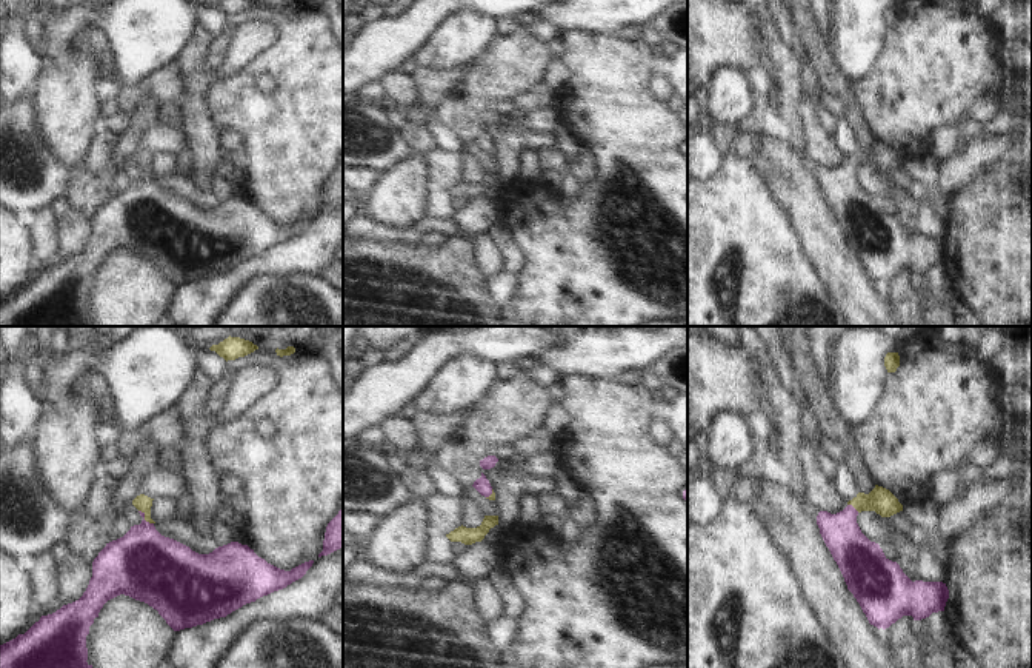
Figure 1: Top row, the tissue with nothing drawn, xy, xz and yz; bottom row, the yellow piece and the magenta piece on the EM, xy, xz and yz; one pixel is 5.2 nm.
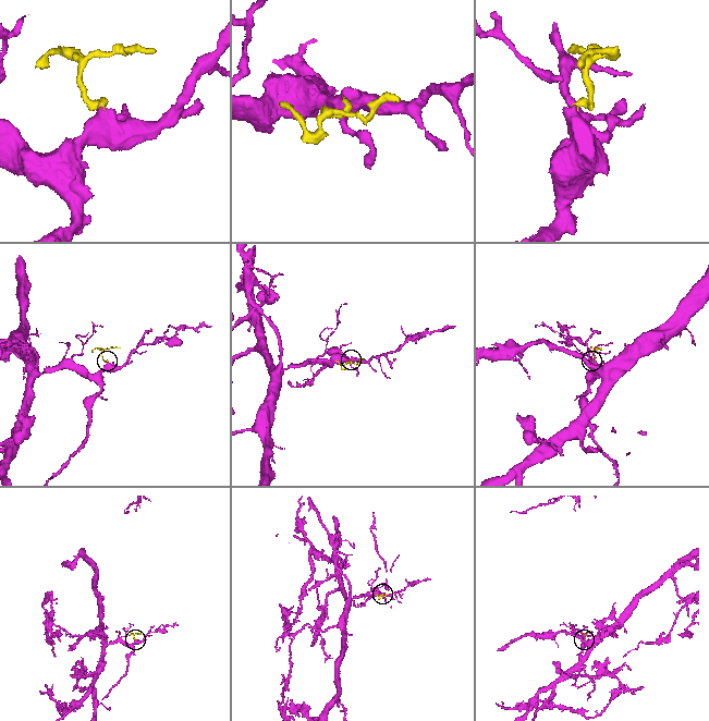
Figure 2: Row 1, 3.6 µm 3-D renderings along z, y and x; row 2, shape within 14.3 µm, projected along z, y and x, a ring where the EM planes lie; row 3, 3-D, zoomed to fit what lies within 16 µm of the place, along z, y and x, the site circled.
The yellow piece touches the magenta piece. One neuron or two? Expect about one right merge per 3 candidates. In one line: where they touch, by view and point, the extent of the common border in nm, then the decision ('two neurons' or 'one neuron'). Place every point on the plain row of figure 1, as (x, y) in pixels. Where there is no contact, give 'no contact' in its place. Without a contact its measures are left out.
contact xy (145, 174); length 110 nm; one neuron

